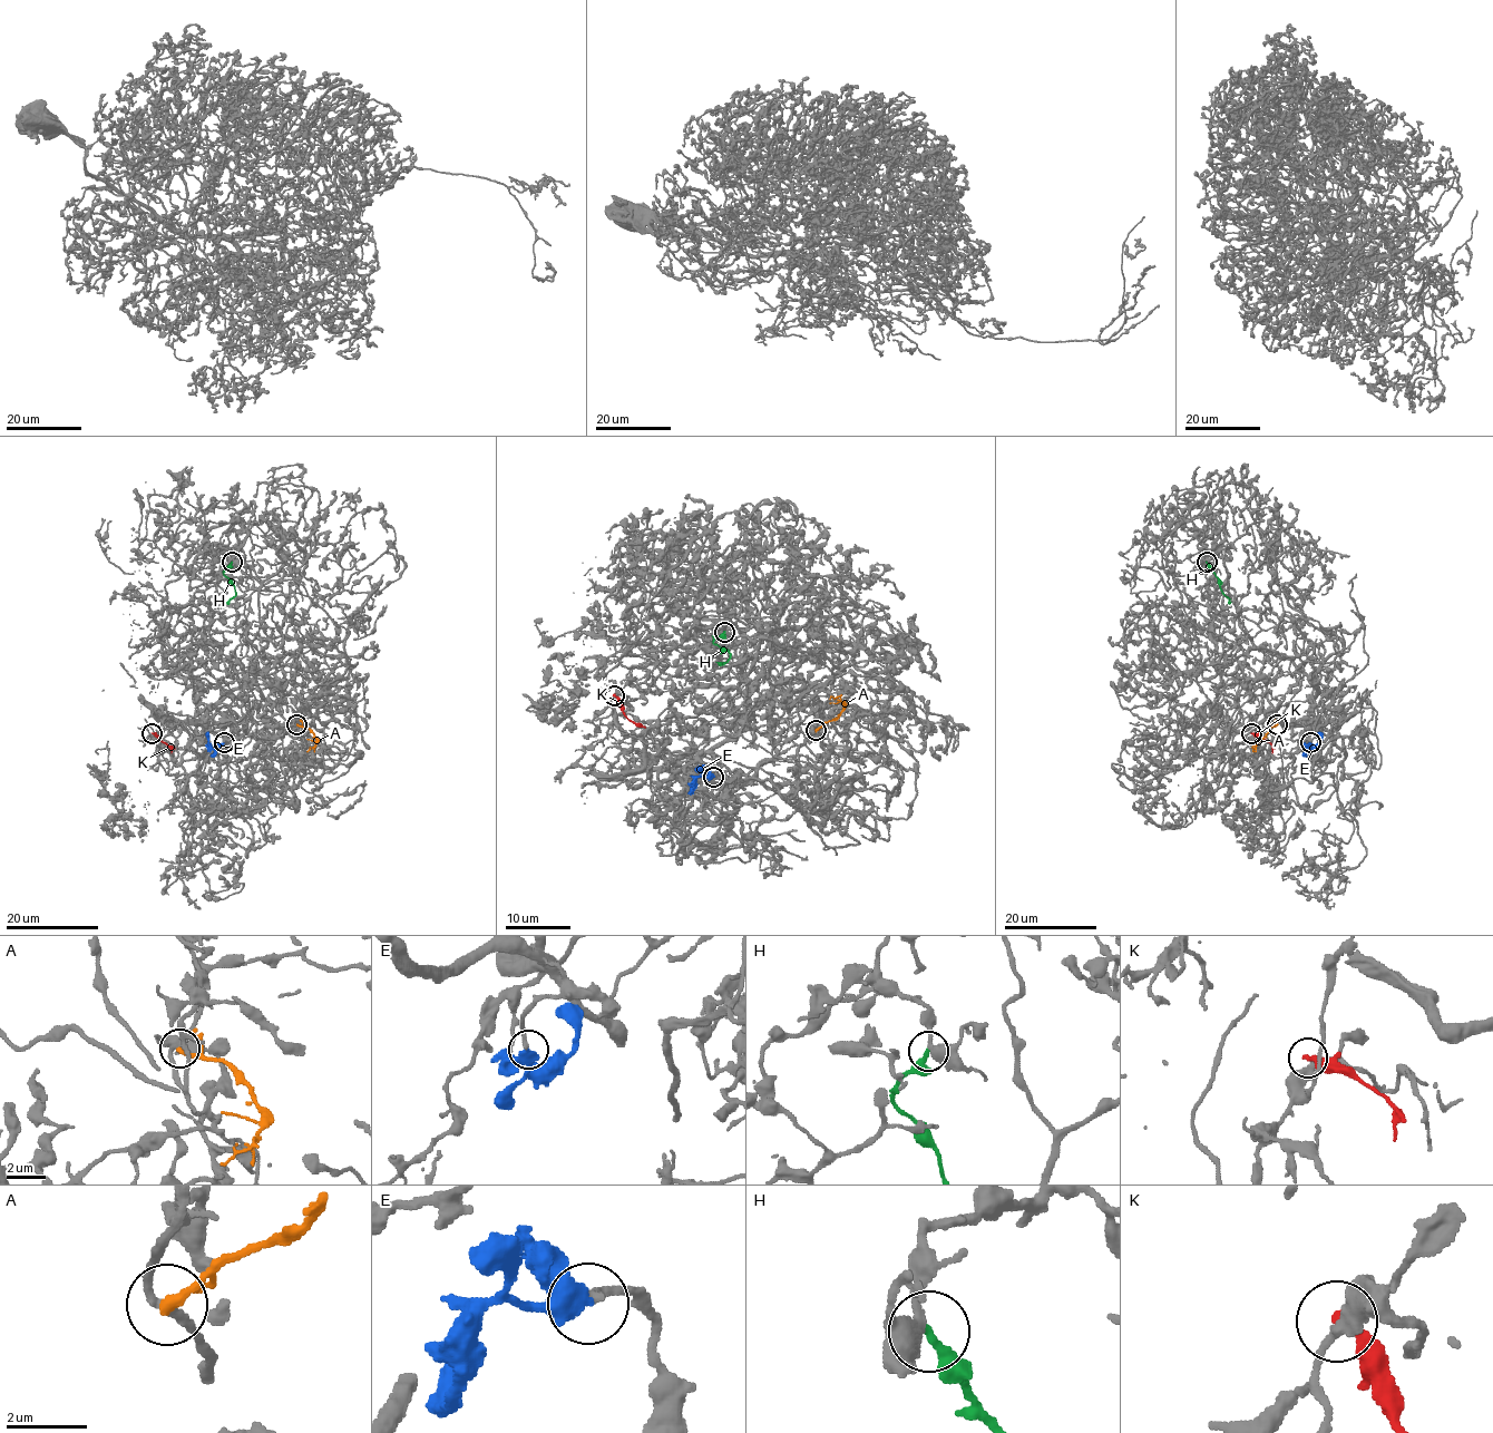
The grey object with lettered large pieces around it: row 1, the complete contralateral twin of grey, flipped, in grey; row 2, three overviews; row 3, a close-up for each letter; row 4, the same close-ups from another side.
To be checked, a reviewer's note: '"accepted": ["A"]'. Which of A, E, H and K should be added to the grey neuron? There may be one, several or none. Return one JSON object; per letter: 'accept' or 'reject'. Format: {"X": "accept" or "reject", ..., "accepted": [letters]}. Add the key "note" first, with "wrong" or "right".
{"note": "wrong", "A": "reject", "E": "reject", "H": "accept", "K": "reject", "accepted": ["H"]}

